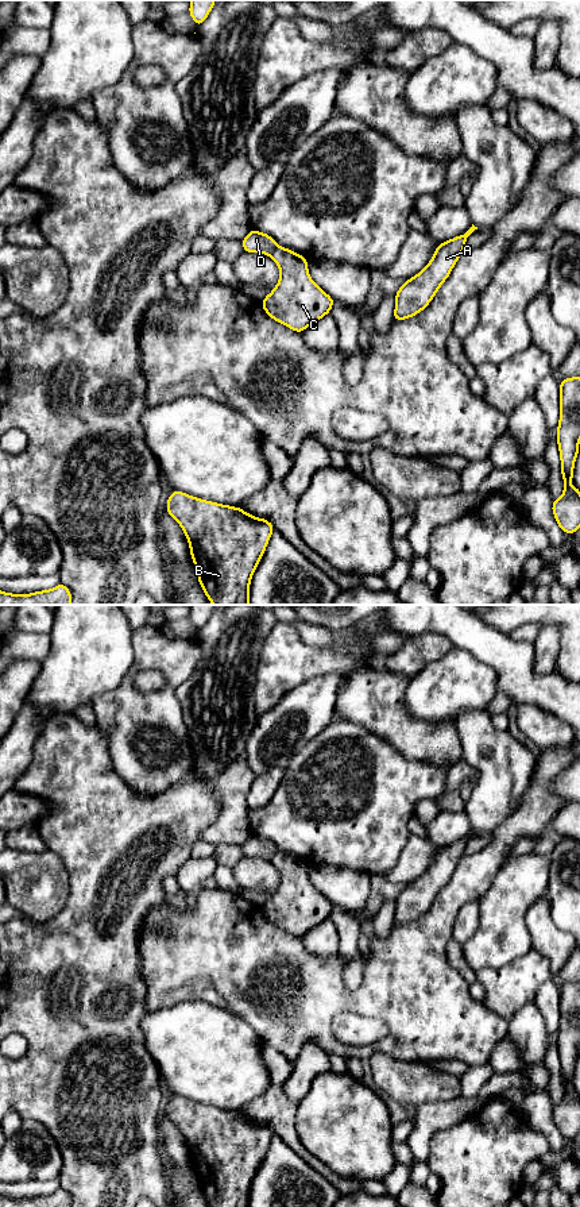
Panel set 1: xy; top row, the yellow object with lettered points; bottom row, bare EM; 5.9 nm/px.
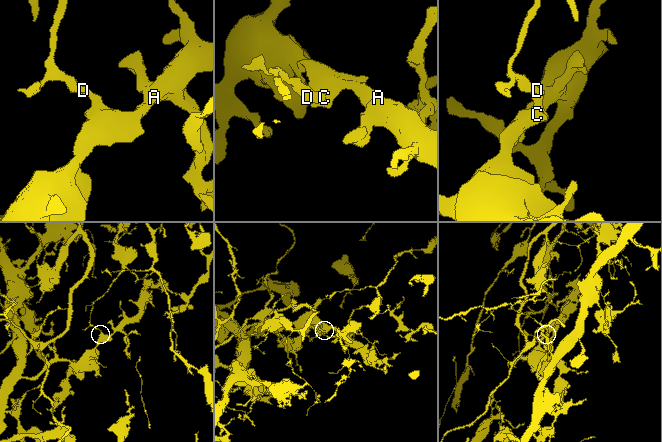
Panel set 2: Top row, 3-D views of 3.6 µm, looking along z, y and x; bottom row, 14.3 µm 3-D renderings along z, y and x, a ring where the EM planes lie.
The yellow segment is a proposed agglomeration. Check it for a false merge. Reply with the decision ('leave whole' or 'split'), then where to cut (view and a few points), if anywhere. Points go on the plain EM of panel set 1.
split; cut in xy along (277, 851), (269, 859)

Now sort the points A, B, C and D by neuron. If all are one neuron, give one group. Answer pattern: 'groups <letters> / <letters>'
groups A B C / D

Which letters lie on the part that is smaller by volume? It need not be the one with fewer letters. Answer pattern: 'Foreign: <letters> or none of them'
Foreign: D

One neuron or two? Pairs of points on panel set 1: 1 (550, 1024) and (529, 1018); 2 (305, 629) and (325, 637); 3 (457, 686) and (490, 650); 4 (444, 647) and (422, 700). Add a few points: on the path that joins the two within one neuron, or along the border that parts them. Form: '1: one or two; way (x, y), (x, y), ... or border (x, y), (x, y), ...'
1: two; border (533, 1001), (549, 1038)
2: one; way (310, 635), (320, 637)
3: two; border (453, 646), (490, 666), (497, 687)
4: two; border (453, 647), (413, 675)

